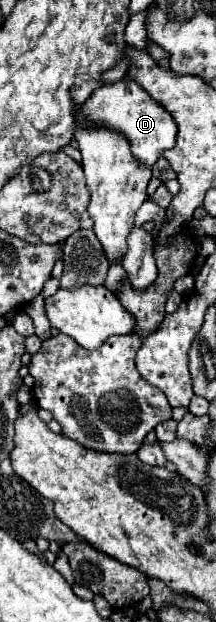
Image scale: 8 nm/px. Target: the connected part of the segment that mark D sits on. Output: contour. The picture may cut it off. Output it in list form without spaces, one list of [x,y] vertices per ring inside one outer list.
[[[123,78],[111,86],[101,86],[87,98],[87,102],[75,114],[75,130],[87,128],[109,128],[123,134],[131,144],[133,158],[137,164],[143,164],[143,168],[155,166],[165,148],[175,146],[177,136],[177,124],[173,122],[171,114],[167,114],[167,110],[159,106],[151,96],[147,98],[143,88],[129,78]]]

